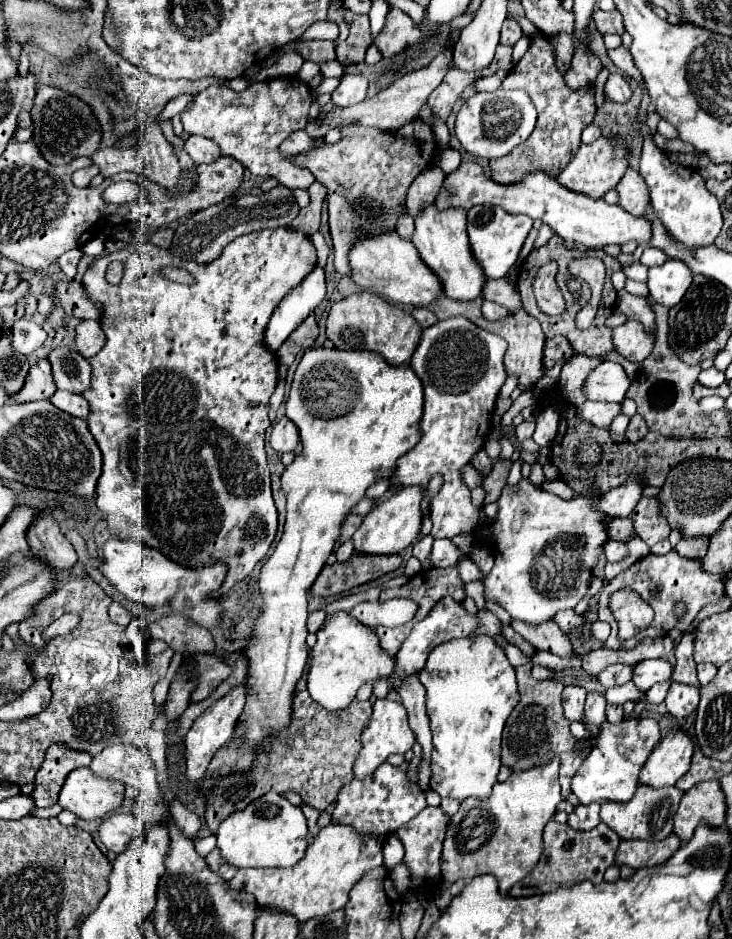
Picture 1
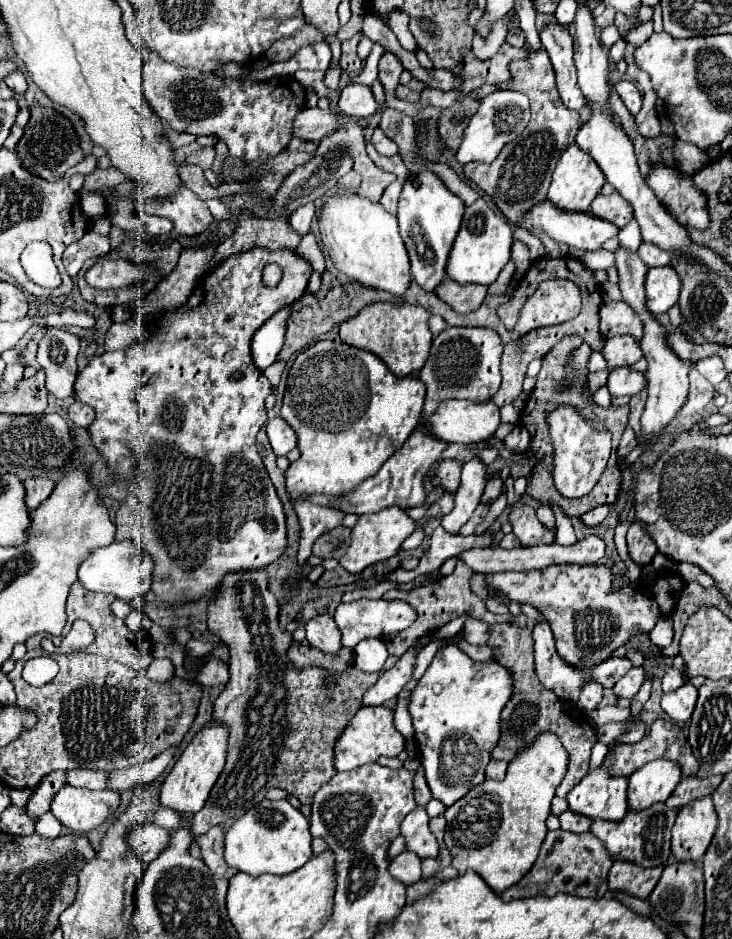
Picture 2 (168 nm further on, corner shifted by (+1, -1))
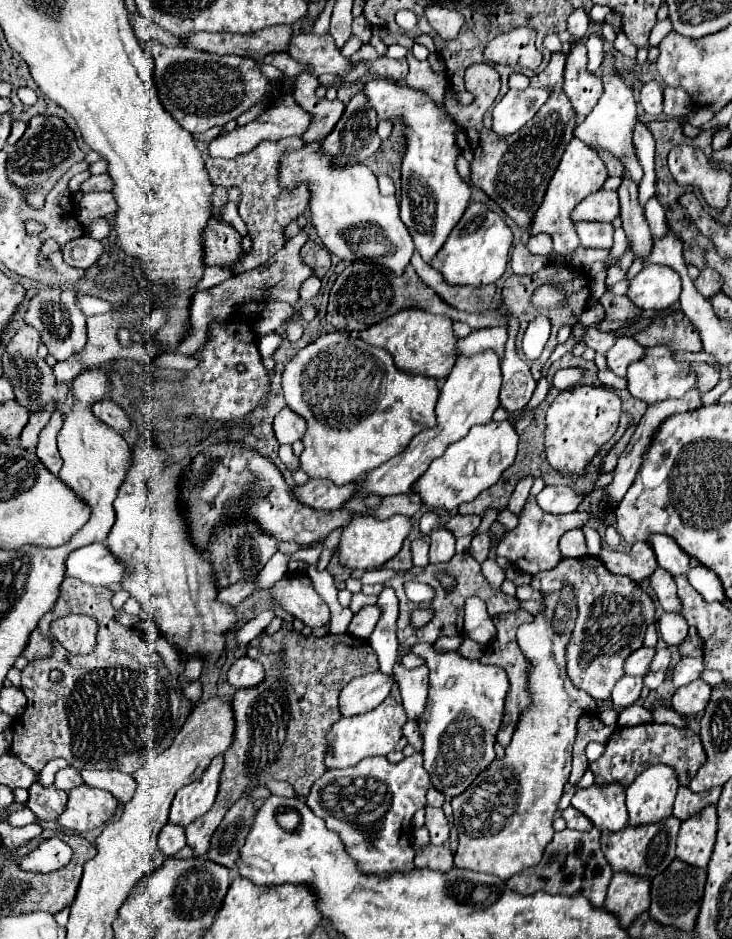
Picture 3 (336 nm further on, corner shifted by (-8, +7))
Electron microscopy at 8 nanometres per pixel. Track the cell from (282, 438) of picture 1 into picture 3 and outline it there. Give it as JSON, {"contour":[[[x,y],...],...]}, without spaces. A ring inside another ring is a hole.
{"contour":[[[289,407],[281,409],[273,421],[273,431],[279,443],[293,443],[305,435],[305,421]]]}

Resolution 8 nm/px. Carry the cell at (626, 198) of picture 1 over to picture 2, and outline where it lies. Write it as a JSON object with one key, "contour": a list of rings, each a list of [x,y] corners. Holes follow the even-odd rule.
{"contour":[[[616,191],[612,195],[598,195],[590,207],[590,213],[614,223],[616,227],[626,227],[632,219],[630,203],[626,203],[626,199],[622,199]]]}

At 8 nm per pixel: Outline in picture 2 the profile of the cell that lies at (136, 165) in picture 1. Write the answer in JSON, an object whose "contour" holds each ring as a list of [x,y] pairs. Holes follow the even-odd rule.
{"contour":[[[108,167],[108,169],[96,169],[94,173],[90,173],[84,181],[84,189],[96,191],[102,187],[116,187],[120,183],[128,181],[126,175],[122,175],[122,171],[118,171],[116,167]]]}

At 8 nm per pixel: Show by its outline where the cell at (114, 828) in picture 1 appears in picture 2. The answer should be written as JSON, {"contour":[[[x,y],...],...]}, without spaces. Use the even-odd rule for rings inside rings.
{"contour":[[[144,823],[144,825],[134,825],[130,829],[130,833],[126,833],[126,845],[132,853],[136,853],[136,857],[148,865],[150,861],[154,861],[160,851],[166,847],[168,843],[168,831],[162,827],[154,827],[152,823]]]}

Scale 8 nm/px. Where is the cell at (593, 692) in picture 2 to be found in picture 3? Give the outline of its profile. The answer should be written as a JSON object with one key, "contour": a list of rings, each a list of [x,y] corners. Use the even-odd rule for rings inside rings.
{"contour":[[[581,557],[581,559],[561,559],[559,565],[551,571],[543,571],[533,575],[533,587],[539,587],[539,591],[557,591],[561,589],[561,583],[569,581],[575,587],[577,593],[577,607],[579,607],[579,617],[577,625],[573,629],[573,637],[567,647],[567,675],[573,681],[573,685],[587,695],[591,695],[595,701],[607,701],[611,695],[613,685],[625,675],[623,663],[627,655],[637,651],[643,645],[645,631],[653,623],[655,615],[655,605],[651,597],[629,577],[619,577],[607,571],[607,567],[597,559],[597,557]]]}

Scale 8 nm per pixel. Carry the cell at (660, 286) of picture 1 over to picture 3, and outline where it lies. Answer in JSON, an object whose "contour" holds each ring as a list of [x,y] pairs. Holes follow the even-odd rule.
{"contour":[[[645,265],[645,269],[629,279],[627,297],[643,311],[667,309],[679,299],[681,279],[679,275],[663,265]]]}

